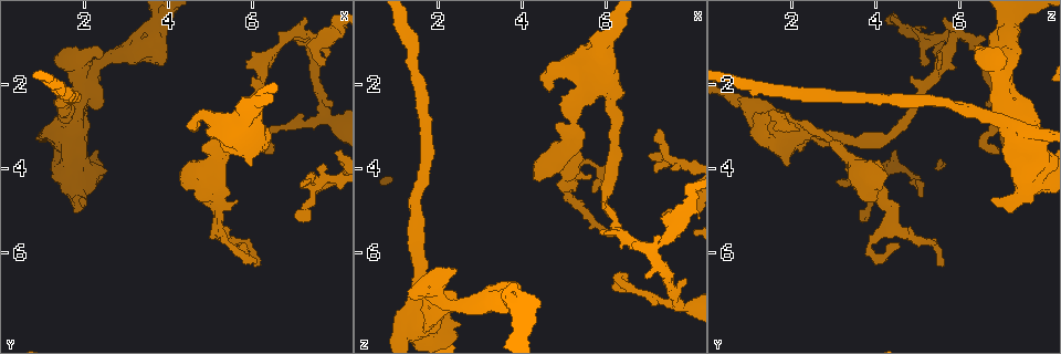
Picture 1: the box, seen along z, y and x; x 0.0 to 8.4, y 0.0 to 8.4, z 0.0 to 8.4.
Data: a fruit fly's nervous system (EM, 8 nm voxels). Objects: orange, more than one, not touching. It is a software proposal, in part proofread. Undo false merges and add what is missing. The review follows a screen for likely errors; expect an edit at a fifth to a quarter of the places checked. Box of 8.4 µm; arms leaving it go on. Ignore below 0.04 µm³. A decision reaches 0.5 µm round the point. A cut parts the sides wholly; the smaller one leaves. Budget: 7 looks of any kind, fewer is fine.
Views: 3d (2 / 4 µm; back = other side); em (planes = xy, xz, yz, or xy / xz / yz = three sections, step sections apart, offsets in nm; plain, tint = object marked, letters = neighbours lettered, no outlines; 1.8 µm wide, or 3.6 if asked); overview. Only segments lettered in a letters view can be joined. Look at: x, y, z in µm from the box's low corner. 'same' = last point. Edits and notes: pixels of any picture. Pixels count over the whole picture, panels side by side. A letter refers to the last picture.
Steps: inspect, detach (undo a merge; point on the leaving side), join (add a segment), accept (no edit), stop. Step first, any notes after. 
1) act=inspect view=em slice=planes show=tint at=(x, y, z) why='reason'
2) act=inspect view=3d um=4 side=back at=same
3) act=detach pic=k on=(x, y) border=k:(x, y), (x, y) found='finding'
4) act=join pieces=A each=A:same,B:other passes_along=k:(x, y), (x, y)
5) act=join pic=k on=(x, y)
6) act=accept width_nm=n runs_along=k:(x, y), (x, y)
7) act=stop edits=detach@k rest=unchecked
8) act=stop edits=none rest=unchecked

act=inspect view=em slice=planes show=plain at=(7.00, 0.80, 5.95) why='branch point'

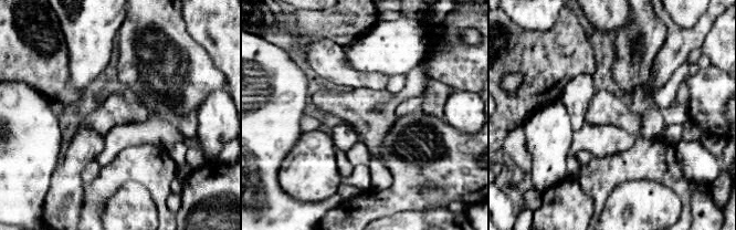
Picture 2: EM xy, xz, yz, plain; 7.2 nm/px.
act=inspect view=em slice=planes show=letters at=same

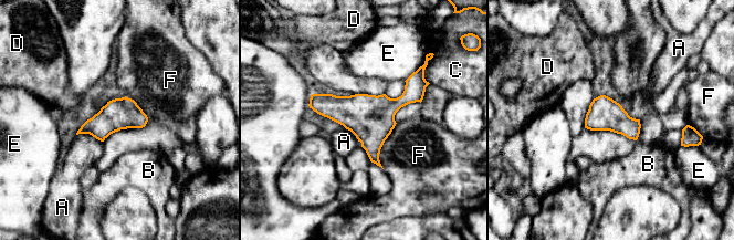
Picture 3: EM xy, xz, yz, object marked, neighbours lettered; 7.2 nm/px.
act=accept each=A:other,B:other,C:other,D:other,E:other,F:other border=3:(76, 134), (91, 134), (102, 142) found='all the same neuron'

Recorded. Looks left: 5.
act=inspect view=em slice=planes show=letters at=(6.00, 3.90, 1.80) why='free end'

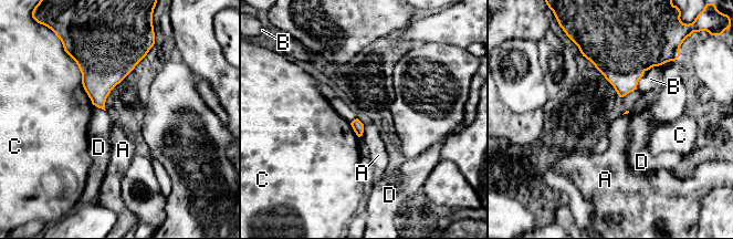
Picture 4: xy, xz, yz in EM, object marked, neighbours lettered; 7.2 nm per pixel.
act=accept each=A:other,B:other,C:other,D:other border=4:(364, 125), (362, 135) found='no lettered segment goes on from it'

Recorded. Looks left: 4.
act=inspect view=em slice=planes show=letters at=(7.60, 2.70, 7.20) why='thin arm on a thick one'

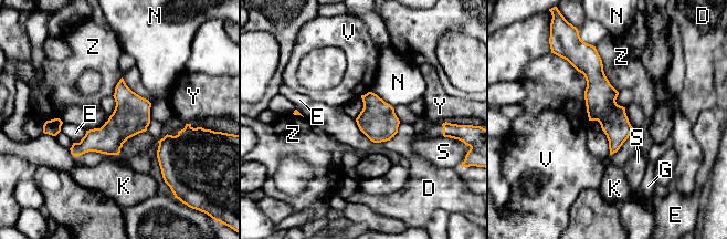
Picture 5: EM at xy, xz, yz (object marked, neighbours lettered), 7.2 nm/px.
act=accept each=D:other,E:other,G:other,K:other,N:other,S:other,V:other,Y:other,Z:other found='one neuron here'

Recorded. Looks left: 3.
act=stop edits=none rest=unchecked

